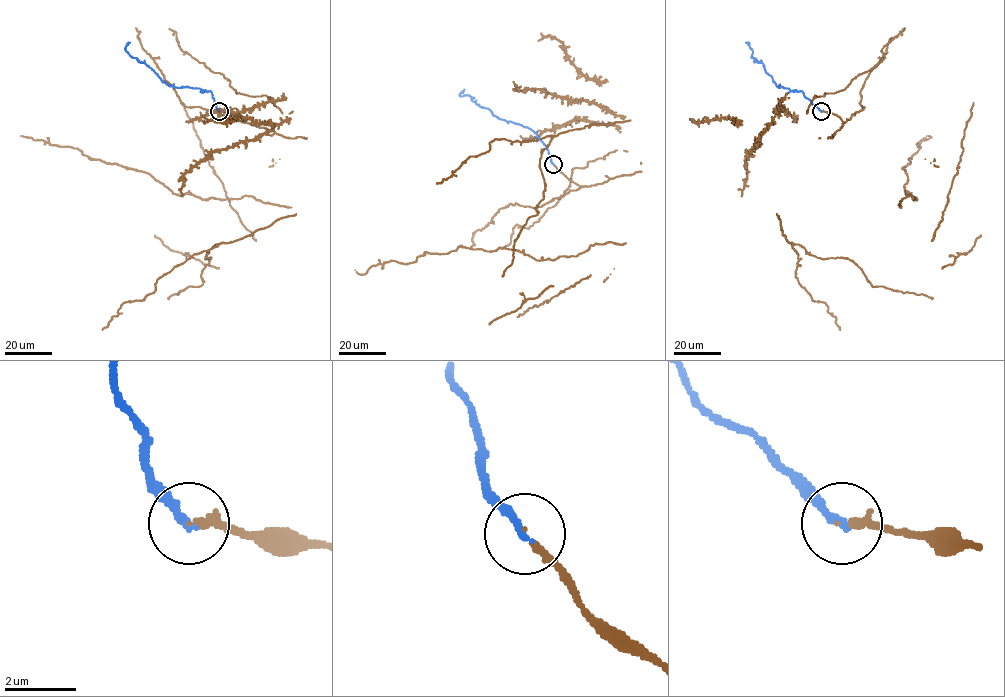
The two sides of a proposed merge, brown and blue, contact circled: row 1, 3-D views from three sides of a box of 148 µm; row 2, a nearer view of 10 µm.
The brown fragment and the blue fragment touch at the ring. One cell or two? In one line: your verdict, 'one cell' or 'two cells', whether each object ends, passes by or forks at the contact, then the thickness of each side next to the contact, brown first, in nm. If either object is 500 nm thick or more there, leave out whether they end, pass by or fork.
one cell; brown ends; blue ends; calibres 170 and 240 nm

